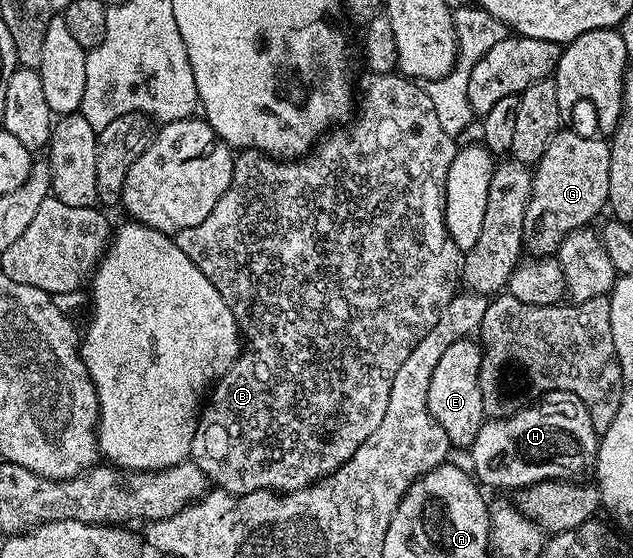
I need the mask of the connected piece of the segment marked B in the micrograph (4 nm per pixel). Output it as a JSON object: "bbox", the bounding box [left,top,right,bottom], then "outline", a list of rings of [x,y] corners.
{"bbox":[173,73,464,495],"outline":[[[366,73],[363,76],[362,83],[360,79],[360,98],[356,103],[356,114],[351,118],[350,122],[343,123],[327,131],[314,144],[312,154],[309,157],[302,157],[297,161],[287,161],[275,159],[273,155],[266,155],[262,151],[239,150],[234,156],[232,181],[228,185],[224,197],[220,197],[220,201],[216,201],[216,206],[213,207],[212,213],[208,213],[208,217],[204,217],[204,221],[200,221],[200,225],[192,225],[192,229],[180,229],[173,236],[174,243],[180,245],[180,249],[194,262],[196,269],[200,269],[200,273],[204,273],[204,277],[208,277],[208,281],[212,281],[212,285],[216,285],[220,297],[224,297],[228,309],[232,309],[234,319],[239,325],[246,325],[246,323],[287,323],[287,327],[272,328],[270,335],[263,337],[262,347],[260,344],[254,343],[251,345],[250,351],[249,347],[243,350],[240,355],[240,366],[231,367],[229,373],[223,375],[214,384],[204,406],[201,408],[198,417],[198,428],[194,430],[194,440],[190,450],[192,462],[205,473],[207,480],[217,490],[226,491],[229,495],[243,495],[253,491],[276,491],[279,493],[298,491],[302,487],[309,487],[311,483],[317,483],[318,480],[336,470],[337,467],[342,467],[348,457],[352,457],[352,453],[364,441],[368,441],[368,437],[372,437],[372,433],[376,433],[376,429],[380,426],[380,421],[384,421],[384,409],[388,409],[388,393],[392,393],[392,377],[396,377],[396,369],[400,369],[400,365],[404,365],[405,359],[408,358],[408,353],[412,353],[412,349],[417,343],[424,341],[424,333],[431,331],[432,325],[436,325],[436,321],[440,321],[440,313],[444,309],[444,305],[448,305],[448,301],[452,301],[452,297],[460,287],[460,264],[464,255],[463,252],[459,251],[457,245],[453,243],[452,237],[449,236],[449,231],[445,225],[445,209],[443,207],[445,201],[445,177],[456,152],[455,136],[444,133],[443,127],[440,126],[440,120],[436,117],[436,108],[433,107],[432,101],[428,98],[426,88],[421,82],[408,79],[401,73],[392,75],[371,75]]]}

